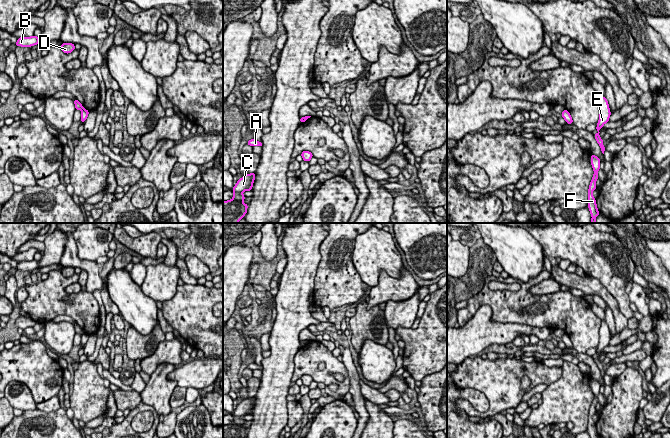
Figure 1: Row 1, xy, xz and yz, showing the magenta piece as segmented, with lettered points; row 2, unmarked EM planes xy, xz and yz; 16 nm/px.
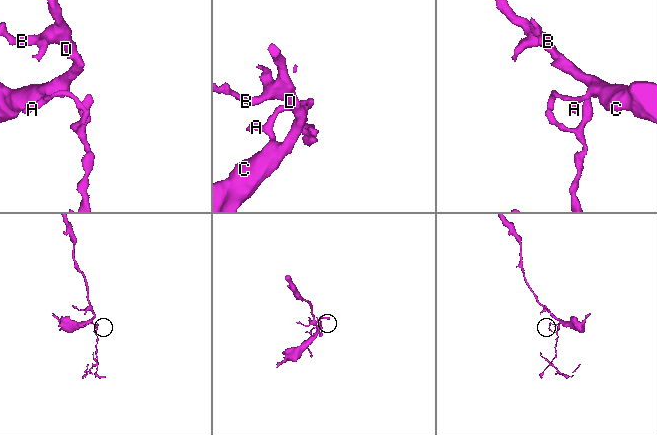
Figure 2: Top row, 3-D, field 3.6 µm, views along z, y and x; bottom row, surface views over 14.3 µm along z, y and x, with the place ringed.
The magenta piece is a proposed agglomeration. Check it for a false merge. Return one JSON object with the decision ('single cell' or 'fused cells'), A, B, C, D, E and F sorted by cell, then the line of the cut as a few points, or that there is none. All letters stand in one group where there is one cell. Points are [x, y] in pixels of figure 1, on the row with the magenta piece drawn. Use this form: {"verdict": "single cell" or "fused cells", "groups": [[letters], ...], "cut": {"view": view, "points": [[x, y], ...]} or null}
{"verdict": "fused cells", "groups": [["A", "B", "C", "D"], ["E", "F"]], "cut": {"view": "xy", "points": [[84, 109], [81, 110]]}}

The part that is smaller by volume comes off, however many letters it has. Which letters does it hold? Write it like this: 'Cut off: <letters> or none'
Cut off: E, F

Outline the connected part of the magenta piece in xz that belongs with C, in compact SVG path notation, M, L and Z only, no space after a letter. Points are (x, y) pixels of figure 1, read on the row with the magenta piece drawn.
M255 173L243 175L233 187L233 198L223 202L223 223L238 223L247 213L248 205L243 202L244 191L251 191Z

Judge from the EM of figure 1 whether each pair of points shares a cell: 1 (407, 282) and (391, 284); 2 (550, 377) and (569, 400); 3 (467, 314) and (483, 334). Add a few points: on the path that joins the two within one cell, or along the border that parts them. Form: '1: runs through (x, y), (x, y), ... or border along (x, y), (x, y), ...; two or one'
1: runs through (403, 284), (395, 284); one
2: border along (562, 367), (560, 376), (548, 385); two
3: border along (491, 307), (482, 305), (460, 327); two

